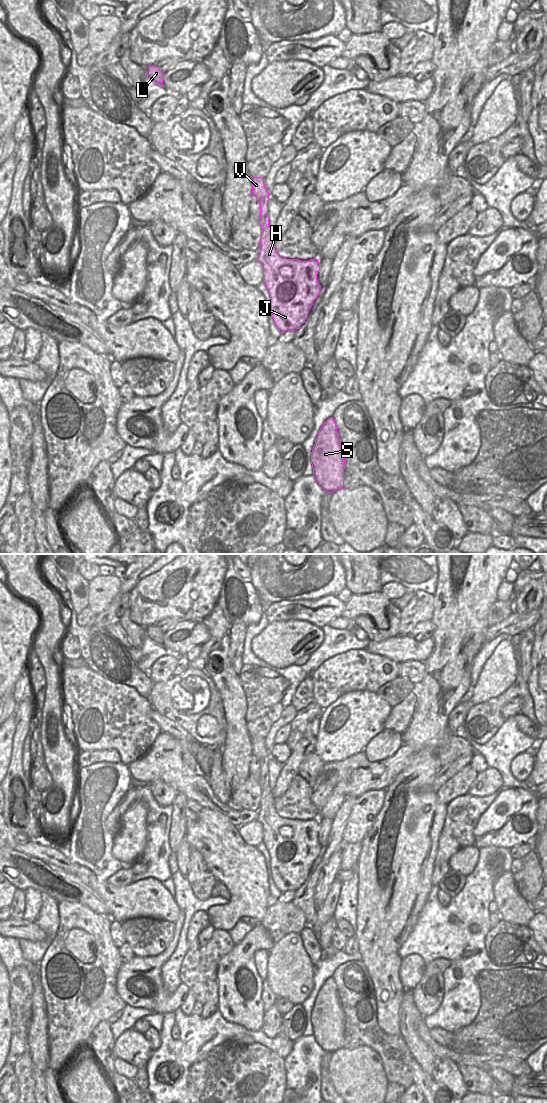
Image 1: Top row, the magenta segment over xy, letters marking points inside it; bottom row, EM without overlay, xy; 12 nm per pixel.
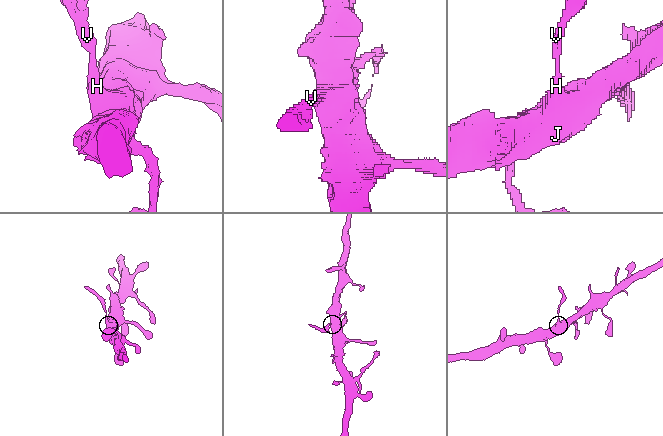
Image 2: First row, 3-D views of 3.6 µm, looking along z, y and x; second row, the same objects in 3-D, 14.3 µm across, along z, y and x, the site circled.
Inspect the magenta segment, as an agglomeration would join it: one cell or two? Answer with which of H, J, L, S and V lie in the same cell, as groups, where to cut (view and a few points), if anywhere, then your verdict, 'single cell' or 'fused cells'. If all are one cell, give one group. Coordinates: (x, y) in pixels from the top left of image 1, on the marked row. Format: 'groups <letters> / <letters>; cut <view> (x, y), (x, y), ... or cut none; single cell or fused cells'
groups H J S / L V; cut xy (268, 227), (262, 230); fused cells

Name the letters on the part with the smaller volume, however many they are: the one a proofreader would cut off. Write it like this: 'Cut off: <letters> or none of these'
Cut off: L, V

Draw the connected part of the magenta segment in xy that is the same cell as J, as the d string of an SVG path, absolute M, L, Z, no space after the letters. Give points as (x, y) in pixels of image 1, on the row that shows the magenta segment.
M272 230L261 231L257 260L263 268L263 283L271 299L273 322L280 333L296 331L305 322L319 296L318 259L301 261L280 257L273 245Z

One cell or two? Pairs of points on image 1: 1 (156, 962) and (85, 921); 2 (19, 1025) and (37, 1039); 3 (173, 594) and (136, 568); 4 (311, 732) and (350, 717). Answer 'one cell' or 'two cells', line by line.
1: two cells
2: two cells
3: two cells
4: two cells

